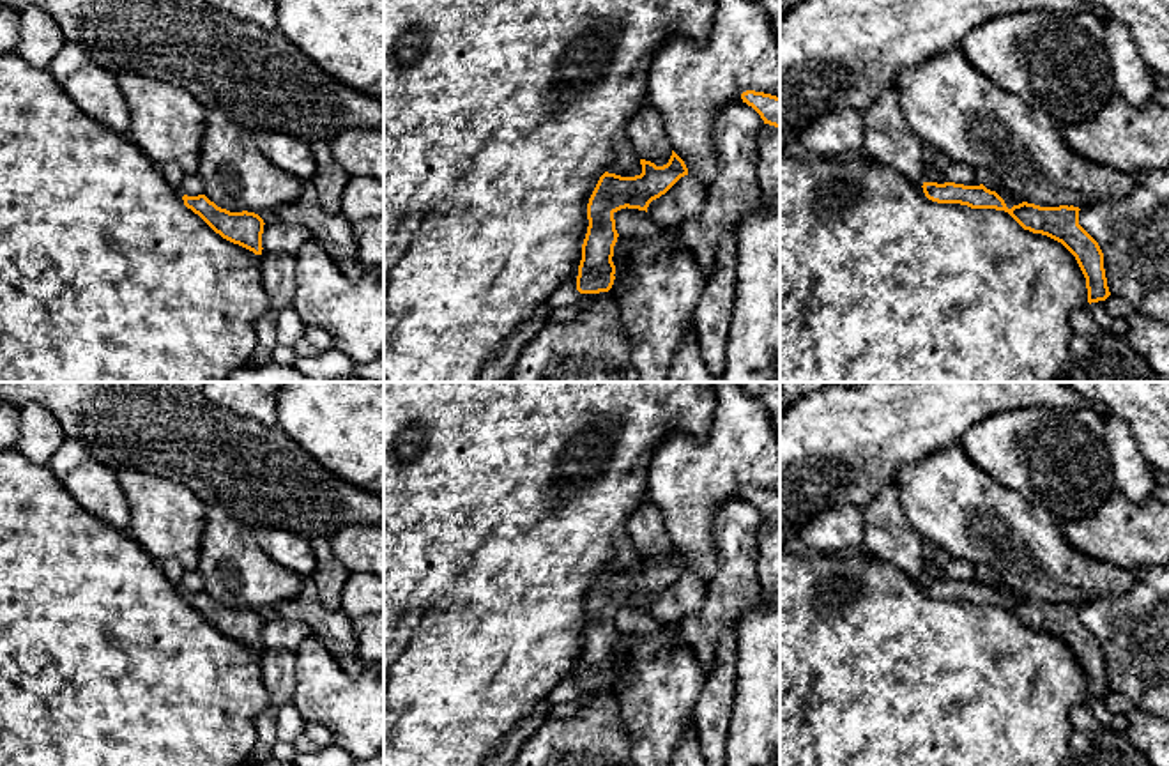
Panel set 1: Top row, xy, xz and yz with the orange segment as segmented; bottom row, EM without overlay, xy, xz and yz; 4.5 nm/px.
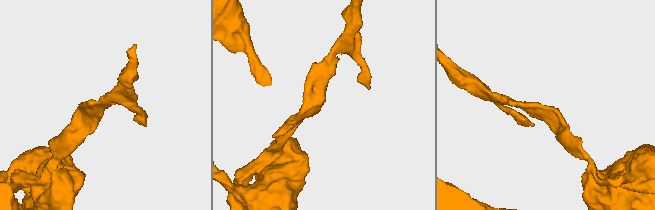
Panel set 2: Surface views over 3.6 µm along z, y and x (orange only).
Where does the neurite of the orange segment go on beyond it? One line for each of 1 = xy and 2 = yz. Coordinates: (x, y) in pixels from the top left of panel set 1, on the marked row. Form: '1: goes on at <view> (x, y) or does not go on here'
1: does not go on here
2: does not go on here

